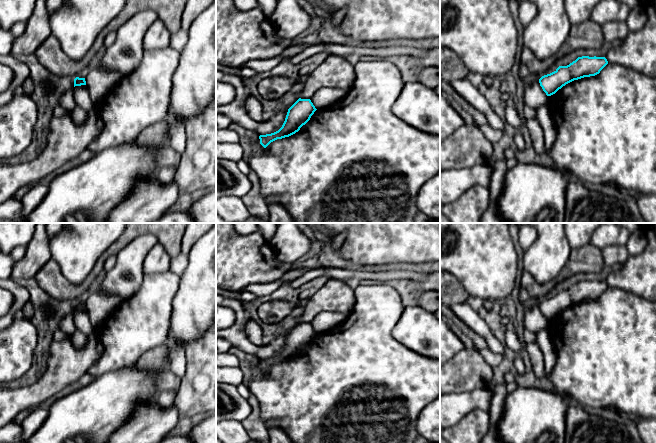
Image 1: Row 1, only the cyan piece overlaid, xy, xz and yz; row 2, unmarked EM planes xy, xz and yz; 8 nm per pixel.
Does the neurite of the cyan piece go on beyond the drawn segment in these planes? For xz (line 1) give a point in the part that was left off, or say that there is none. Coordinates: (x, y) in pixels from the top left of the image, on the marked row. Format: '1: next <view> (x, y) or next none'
1: next none

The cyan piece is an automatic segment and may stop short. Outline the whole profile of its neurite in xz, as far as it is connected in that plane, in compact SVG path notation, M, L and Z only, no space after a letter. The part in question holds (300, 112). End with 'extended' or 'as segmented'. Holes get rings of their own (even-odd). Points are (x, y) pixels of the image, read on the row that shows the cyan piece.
M299 98L289 109L282 127L271 134L260 135L260 144L266 148L271 142L289 137L300 130L317 109L310 99Z | as segmented

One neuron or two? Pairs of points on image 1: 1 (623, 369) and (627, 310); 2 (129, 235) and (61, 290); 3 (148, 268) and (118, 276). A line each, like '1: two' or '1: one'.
1: one
2: one
3: two

